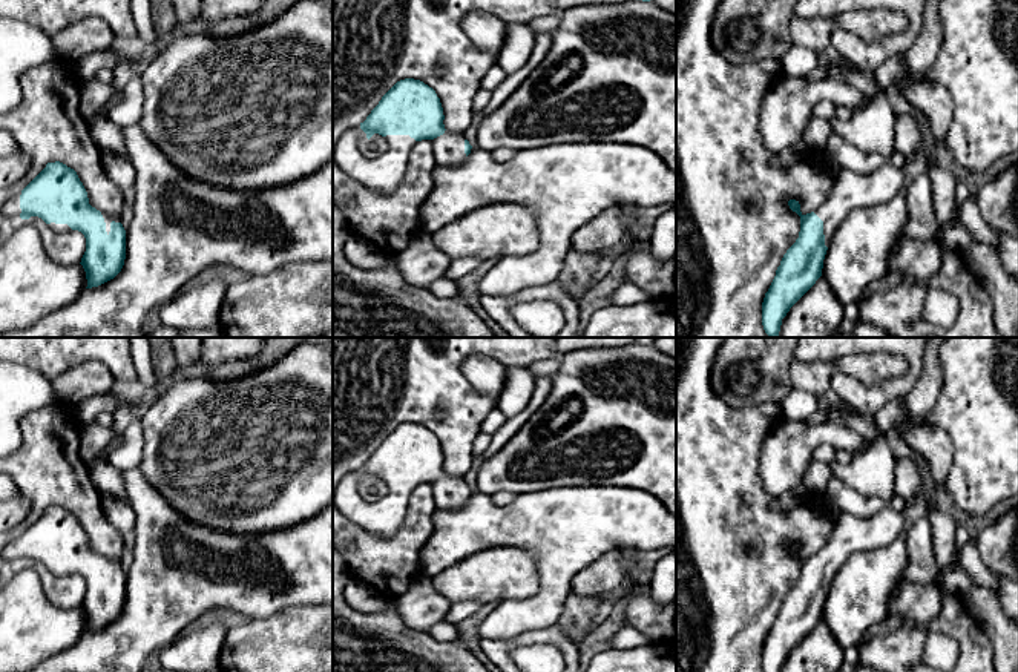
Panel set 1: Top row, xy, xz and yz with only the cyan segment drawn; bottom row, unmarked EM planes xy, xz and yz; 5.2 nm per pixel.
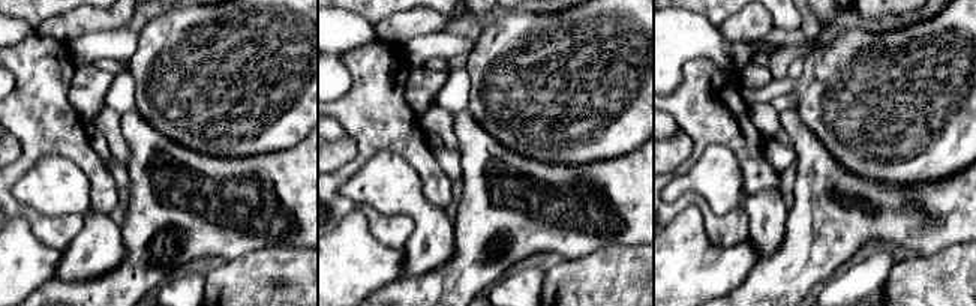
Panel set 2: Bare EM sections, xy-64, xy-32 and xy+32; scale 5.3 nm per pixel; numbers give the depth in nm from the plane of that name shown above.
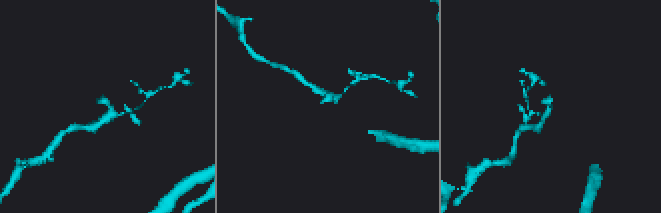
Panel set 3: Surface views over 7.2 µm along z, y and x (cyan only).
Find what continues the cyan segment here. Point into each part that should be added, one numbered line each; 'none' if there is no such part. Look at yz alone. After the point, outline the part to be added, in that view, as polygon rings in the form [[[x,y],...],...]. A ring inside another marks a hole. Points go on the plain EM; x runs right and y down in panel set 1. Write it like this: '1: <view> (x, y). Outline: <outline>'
1: yz (851, 534). Outline: [[[885,505],[871,517],[839,512],[828,543],[814,554],[823,565],[825,589],[829,589],[837,571],[854,552],[868,552],[888,546],[905,534],[903,526],[903,516],[889,505]]]

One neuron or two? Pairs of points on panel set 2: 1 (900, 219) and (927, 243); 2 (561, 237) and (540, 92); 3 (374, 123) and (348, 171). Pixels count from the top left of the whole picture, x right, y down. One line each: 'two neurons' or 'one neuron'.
1: one neuron
2: two neurons
3: one neuron

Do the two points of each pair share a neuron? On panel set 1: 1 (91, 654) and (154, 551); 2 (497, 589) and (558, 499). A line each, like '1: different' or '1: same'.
1: same
2: different

